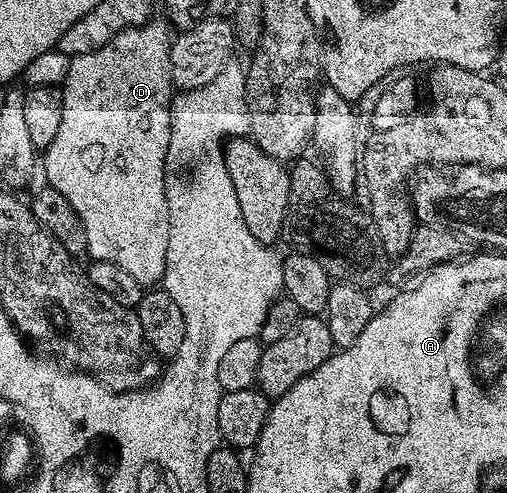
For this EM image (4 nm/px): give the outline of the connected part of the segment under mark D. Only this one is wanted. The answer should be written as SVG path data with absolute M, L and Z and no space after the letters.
M151 21L142 27L130 27L108 45L71 58L62 97L64 117L56 141L44 149L45 182L60 192L78 214L89 258L108 261L124 269L128 277L146 289L161 284L168 253L166 154L170 144L172 35L166 32L167 24L162 23Z

